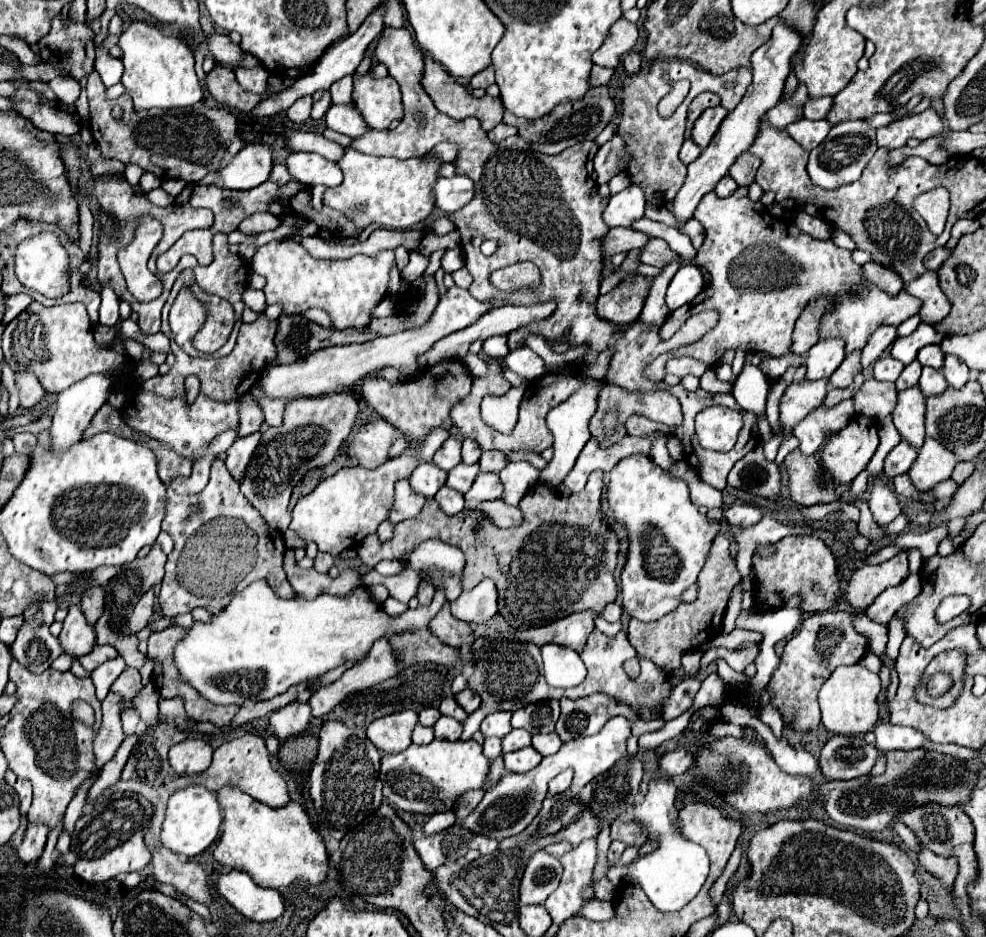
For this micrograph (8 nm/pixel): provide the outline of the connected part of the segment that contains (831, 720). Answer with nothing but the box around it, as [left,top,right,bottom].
[818,664,880,736]

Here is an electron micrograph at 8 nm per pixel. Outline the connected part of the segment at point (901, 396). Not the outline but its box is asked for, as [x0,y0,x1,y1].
[892,386,926,448]

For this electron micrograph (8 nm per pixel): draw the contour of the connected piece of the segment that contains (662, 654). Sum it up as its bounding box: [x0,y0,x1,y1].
[628,534,742,668]

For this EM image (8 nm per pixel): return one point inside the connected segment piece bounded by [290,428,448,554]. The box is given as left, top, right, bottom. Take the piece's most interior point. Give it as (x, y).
(342, 510)

